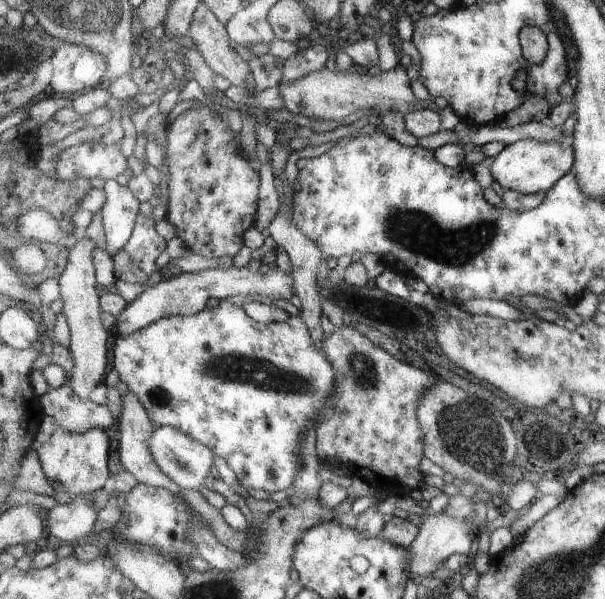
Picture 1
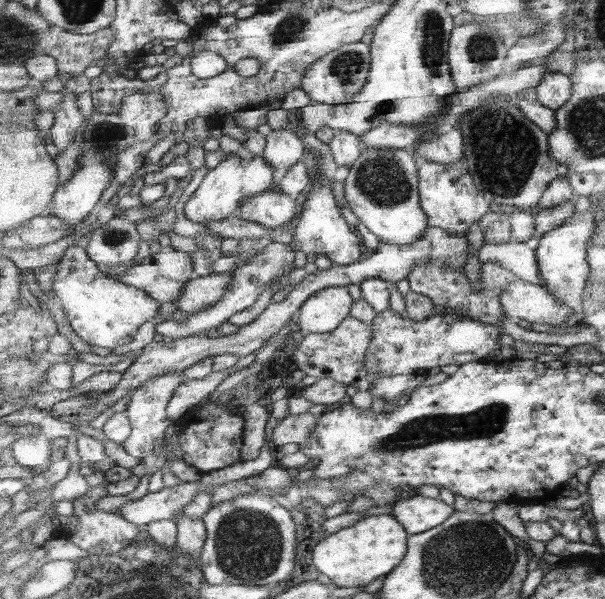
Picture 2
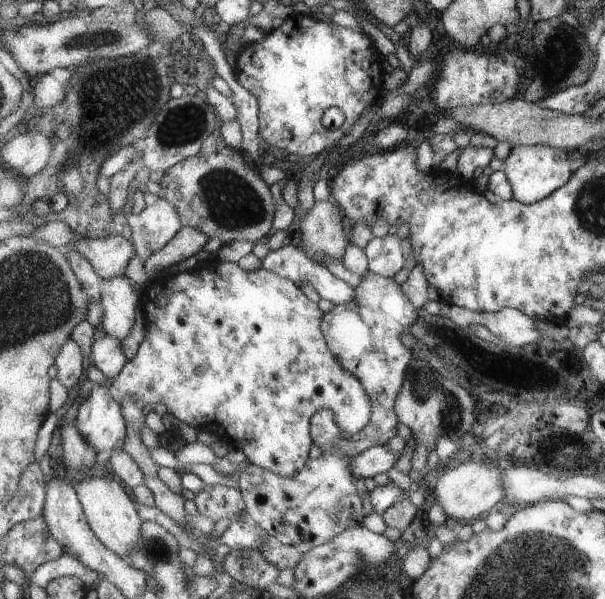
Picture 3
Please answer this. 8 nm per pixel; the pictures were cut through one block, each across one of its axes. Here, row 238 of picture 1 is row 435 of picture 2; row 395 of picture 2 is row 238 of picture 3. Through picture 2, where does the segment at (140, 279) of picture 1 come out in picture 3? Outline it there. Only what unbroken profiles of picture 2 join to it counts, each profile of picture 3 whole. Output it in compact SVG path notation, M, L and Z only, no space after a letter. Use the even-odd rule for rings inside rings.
M161 195L147 196L145 202L146 207L141 212L130 214L127 219L132 232L131 242L143 262L147 262L152 253L161 250L184 227L177 210Z

